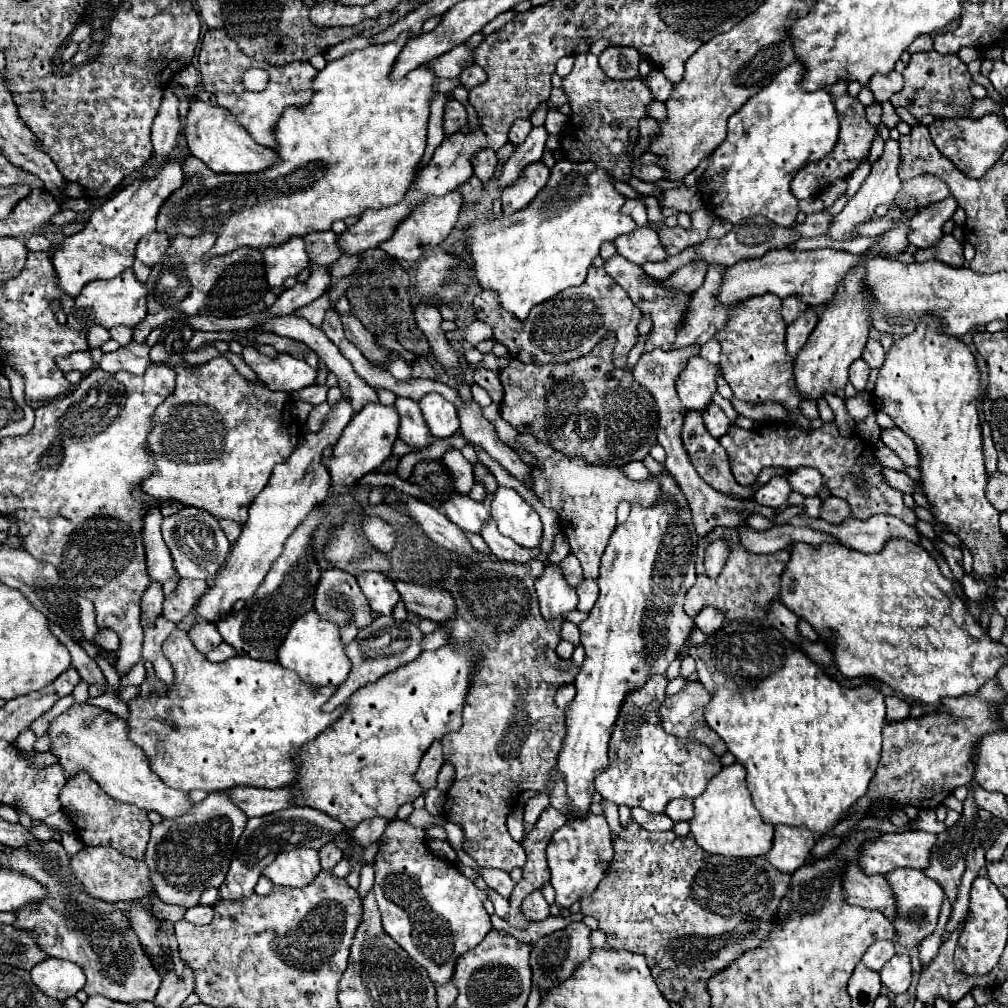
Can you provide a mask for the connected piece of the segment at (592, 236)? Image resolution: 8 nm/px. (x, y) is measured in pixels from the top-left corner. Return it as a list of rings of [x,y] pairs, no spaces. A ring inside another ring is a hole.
[[[566,158],[558,160],[548,184],[526,208],[514,216],[488,214],[470,222],[466,248],[472,254],[478,284],[498,292],[500,306],[524,320],[532,306],[570,286],[580,286],[604,242],[638,228],[632,218],[620,214],[624,202],[626,198],[616,192],[604,170],[576,166]]]

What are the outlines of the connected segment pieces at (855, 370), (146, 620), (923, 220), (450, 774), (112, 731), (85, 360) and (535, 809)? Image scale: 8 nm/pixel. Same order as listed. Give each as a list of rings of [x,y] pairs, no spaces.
[[[856,360],[850,366],[850,384],[856,388],[856,392],[862,392],[866,388],[868,382],[868,374],[870,374],[870,366],[864,360]]]
[[[150,582],[150,586],[146,588],[144,596],[142,596],[142,626],[150,626],[152,620],[162,612],[162,602],[164,602],[164,594],[162,594],[162,584],[160,582]]]
[[[948,196],[942,204],[934,204],[930,208],[922,208],[908,226],[908,242],[916,248],[930,248],[942,238],[942,224],[952,218],[958,202]]]
[[[446,762],[438,774],[438,790],[446,792],[450,788],[452,780],[454,780],[454,766],[450,762]]]
[[[75,703],[71,710],[60,714],[48,730],[50,736],[50,752],[58,758],[58,764],[64,768],[64,776],[70,780],[78,772],[86,772],[94,782],[102,786],[102,790],[128,804],[136,804],[144,810],[154,810],[164,818],[182,816],[190,810],[192,802],[180,790],[172,790],[166,786],[152,770],[142,748],[128,740],[126,722],[114,716],[108,710]]]
[[[74,352],[74,354],[66,356],[66,358],[56,358],[56,362],[58,362],[58,368],[60,368],[62,372],[78,370],[78,372],[82,372],[82,374],[88,374],[88,370],[94,368],[92,358],[90,358],[88,352]]]
[[[540,792],[538,796],[534,796],[534,798],[528,800],[526,812],[524,812],[524,834],[528,834],[528,832],[534,828],[538,816],[540,816],[542,810],[548,808],[548,806],[550,806],[550,800],[548,800],[548,794],[544,794],[544,792]]]

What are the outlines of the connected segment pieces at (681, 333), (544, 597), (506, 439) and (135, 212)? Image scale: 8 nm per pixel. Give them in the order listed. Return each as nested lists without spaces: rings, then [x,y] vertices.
[[[710,266],[704,284],[690,294],[688,302],[688,312],[682,320],[682,326],[678,328],[676,340],[674,340],[674,350],[676,348],[686,348],[692,344],[706,344],[714,332],[722,330],[726,326],[726,316],[728,308],[726,306],[716,306],[716,290],[722,284],[722,272],[724,266]]]
[[[546,564],[544,572],[536,580],[536,594],[540,600],[540,612],[546,620],[562,618],[576,608],[576,590],[566,582],[558,564]]]
[[[500,418],[500,424],[496,424],[494,428],[496,428],[496,432],[498,432],[498,438],[500,438],[504,444],[508,444],[508,446],[514,446],[514,440],[516,440],[518,432],[510,430],[510,428],[508,428],[508,424],[506,424],[502,418]]]
[[[168,160],[164,168],[150,180],[134,180],[120,192],[112,194],[106,204],[92,212],[86,228],[74,236],[64,238],[64,242],[52,254],[52,266],[58,276],[58,286],[68,296],[78,296],[84,284],[98,278],[114,278],[124,270],[132,268],[134,248],[138,240],[154,232],[156,214],[164,200],[182,186],[182,166],[174,160]]]

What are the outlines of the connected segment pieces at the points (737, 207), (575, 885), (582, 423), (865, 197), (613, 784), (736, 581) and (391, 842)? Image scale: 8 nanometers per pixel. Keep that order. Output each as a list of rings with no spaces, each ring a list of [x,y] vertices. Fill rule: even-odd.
[[[798,62],[786,66],[728,120],[728,138],[712,152],[712,164],[706,166],[702,180],[698,180],[702,202],[714,216],[732,224],[754,214],[766,216],[780,226],[796,222],[798,198],[790,192],[790,182],[800,168],[832,152],[840,130],[830,94],[824,88],[804,92],[800,80],[802,66]],[[760,104],[764,112],[756,112]]]
[[[590,814],[588,818],[576,818],[574,822],[566,822],[564,828],[556,830],[554,836],[552,836],[552,842],[548,844],[546,848],[546,856],[548,856],[548,868],[550,868],[550,874],[552,874],[552,886],[556,890],[556,904],[560,908],[570,908],[576,900],[580,900],[582,896],[586,894],[592,894],[596,890],[596,886],[600,884],[602,876],[606,874],[610,862],[612,862],[612,834],[610,834],[610,828],[608,828],[608,822],[604,816],[596,816],[596,814]]]
[[[606,335],[584,360],[572,360],[564,364],[522,364],[510,360],[508,368],[500,372],[504,386],[504,400],[500,404],[500,416],[516,428],[520,434],[532,434],[538,440],[546,440],[552,448],[566,456],[584,456],[590,464],[626,466],[632,460],[642,460],[650,454],[658,434],[658,408],[652,394],[640,386],[630,370],[616,368],[612,364],[612,348],[616,337]]]
[[[886,140],[886,148],[884,148],[884,154],[880,156],[880,160],[876,164],[872,164],[872,172],[868,174],[868,178],[864,180],[864,184],[860,186],[860,190],[856,192],[854,198],[848,200],[848,204],[844,206],[844,210],[834,218],[832,226],[830,226],[830,232],[828,236],[836,238],[836,240],[842,240],[842,238],[850,238],[854,226],[862,224],[864,220],[868,220],[876,206],[880,204],[886,204],[890,206],[894,202],[894,196],[900,188],[900,178],[898,178],[898,164],[900,164],[900,148],[898,148],[898,142],[896,140]]]
[[[652,676],[644,688],[630,692],[622,704],[608,750],[610,766],[596,778],[596,792],[602,794],[604,800],[618,806],[640,806],[652,814],[664,812],[666,804],[674,798],[698,798],[708,780],[722,770],[720,758],[704,744],[682,744],[662,730],[658,708],[666,698],[666,684],[666,676]]]
[[[716,528],[714,532],[710,532],[710,536],[706,540],[698,542],[698,562],[696,562],[698,580],[690,588],[690,592],[686,594],[686,600],[684,600],[686,614],[696,618],[702,608],[712,606],[712,608],[720,610],[730,620],[736,620],[736,618],[764,618],[768,608],[772,606],[772,602],[776,602],[776,598],[780,594],[780,576],[782,576],[782,572],[784,572],[784,568],[790,560],[788,556],[790,556],[788,550],[778,550],[774,554],[754,556],[752,552],[746,552],[744,548],[738,548],[738,536],[736,536],[734,528]],[[714,540],[730,542],[730,554],[728,554],[726,564],[720,572],[720,578],[712,582],[704,572],[704,552],[706,552],[708,544],[712,544]]]
[[[392,820],[380,840],[380,848],[374,862],[376,882],[376,902],[382,912],[384,930],[418,962],[426,968],[430,980],[434,984],[446,984],[452,974],[456,960],[478,946],[482,938],[492,929],[488,912],[484,909],[484,900],[488,894],[476,888],[472,880],[468,880],[452,862],[434,856],[426,846],[426,832],[422,828],[410,826],[404,820]]]

